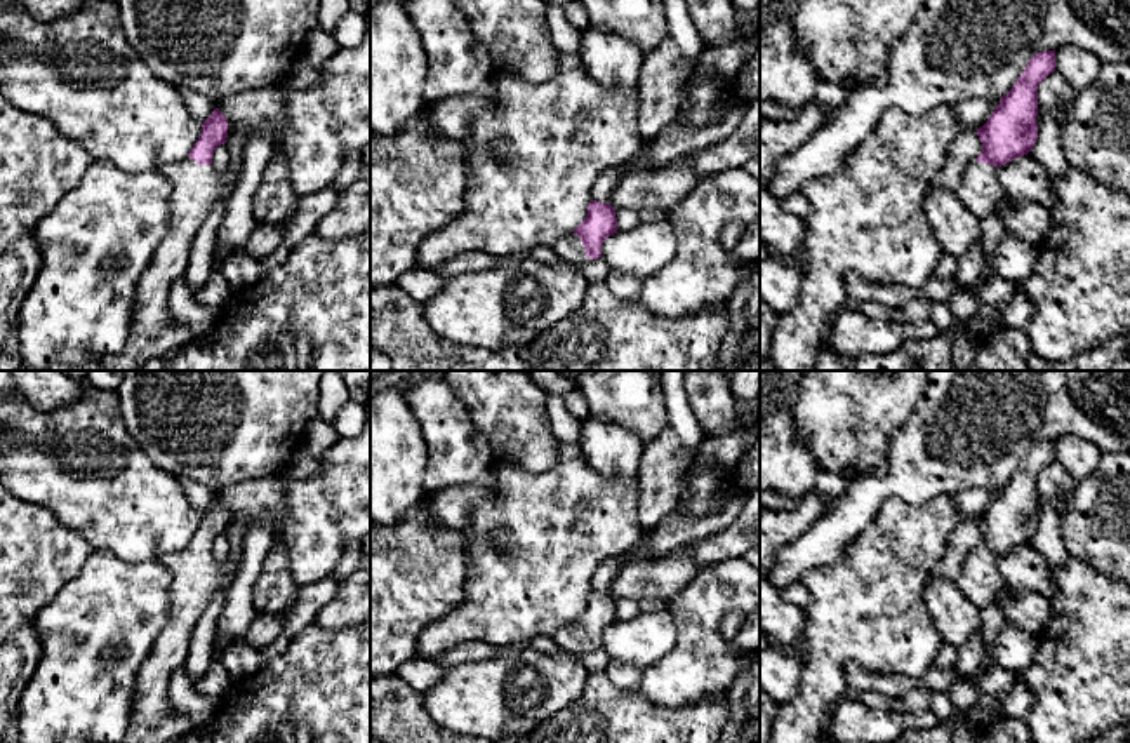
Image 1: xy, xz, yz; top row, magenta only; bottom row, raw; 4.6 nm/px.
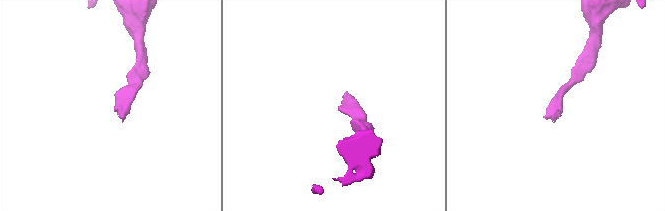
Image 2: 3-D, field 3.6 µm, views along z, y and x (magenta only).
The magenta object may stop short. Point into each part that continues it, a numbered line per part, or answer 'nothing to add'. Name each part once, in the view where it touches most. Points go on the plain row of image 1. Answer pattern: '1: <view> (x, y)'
1: xz (571, 639)

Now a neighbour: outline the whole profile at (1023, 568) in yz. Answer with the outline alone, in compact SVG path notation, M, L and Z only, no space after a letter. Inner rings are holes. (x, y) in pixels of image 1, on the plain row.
M1031 545L998 557L1000 572L1017 590L1045 592L1048 583L1045 566L1045 555Z

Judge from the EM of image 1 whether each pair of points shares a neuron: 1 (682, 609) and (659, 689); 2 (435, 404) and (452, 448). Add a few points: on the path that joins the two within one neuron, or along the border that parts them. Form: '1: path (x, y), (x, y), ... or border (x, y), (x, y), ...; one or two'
1: path (687, 629), (687, 662), (678, 670); one
2: path (442, 415), (451, 437); one

